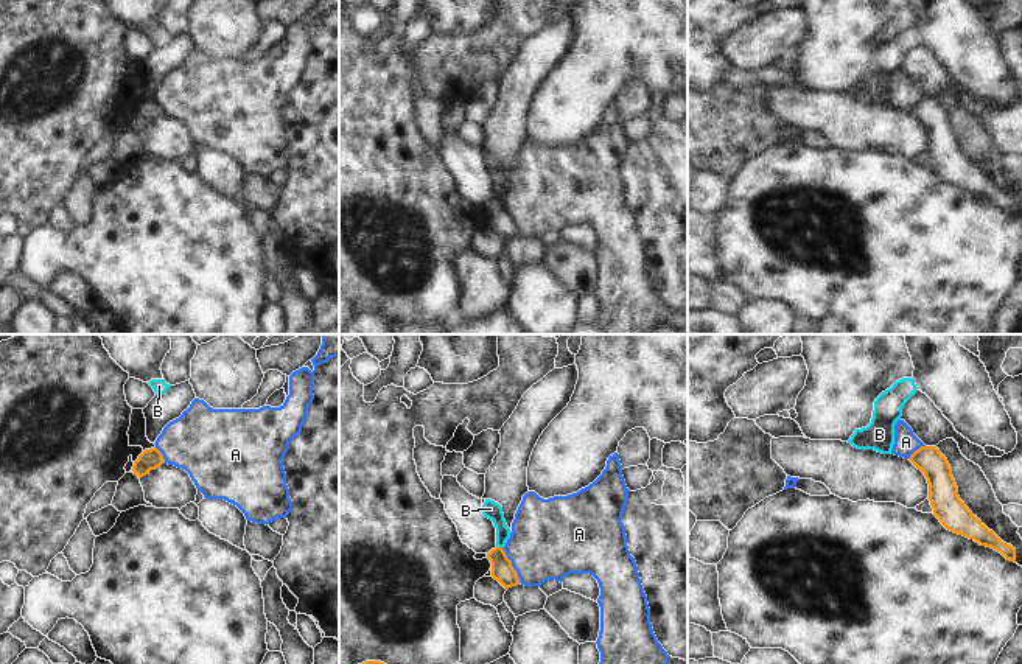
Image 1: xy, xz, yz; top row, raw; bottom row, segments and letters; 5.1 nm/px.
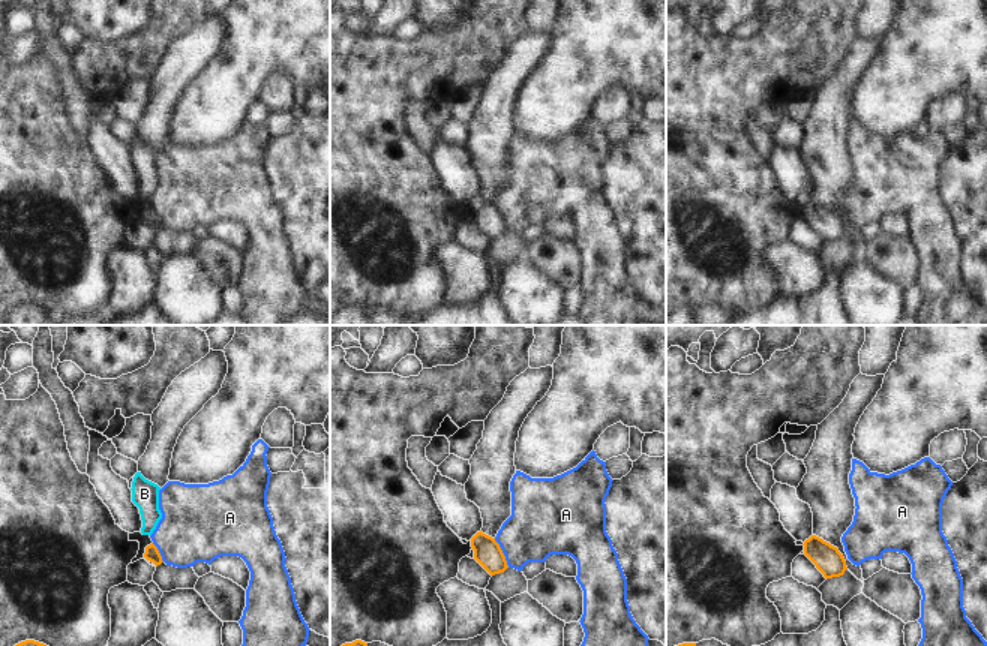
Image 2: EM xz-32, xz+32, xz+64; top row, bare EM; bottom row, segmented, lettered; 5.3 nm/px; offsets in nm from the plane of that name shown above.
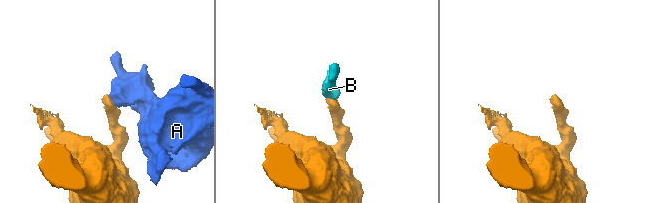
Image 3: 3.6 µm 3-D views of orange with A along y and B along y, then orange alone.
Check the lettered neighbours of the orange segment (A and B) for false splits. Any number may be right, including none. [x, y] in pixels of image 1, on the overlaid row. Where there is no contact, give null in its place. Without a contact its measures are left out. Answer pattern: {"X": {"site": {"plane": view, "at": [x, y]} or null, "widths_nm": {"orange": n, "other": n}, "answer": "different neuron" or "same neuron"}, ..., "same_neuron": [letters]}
{"A": {"site": {"plane": "xz", "at": [510, 565]}, "widths_nm": {"orange": 120, "other": 420}, "answer": "different neuron"}, "B": {"site": {"plane": "xz", "at": [500, 548]}, "widths_nm": {"orange": 120, "other": 90}, "answer": "different neuron"}, "same_neuron": []}

